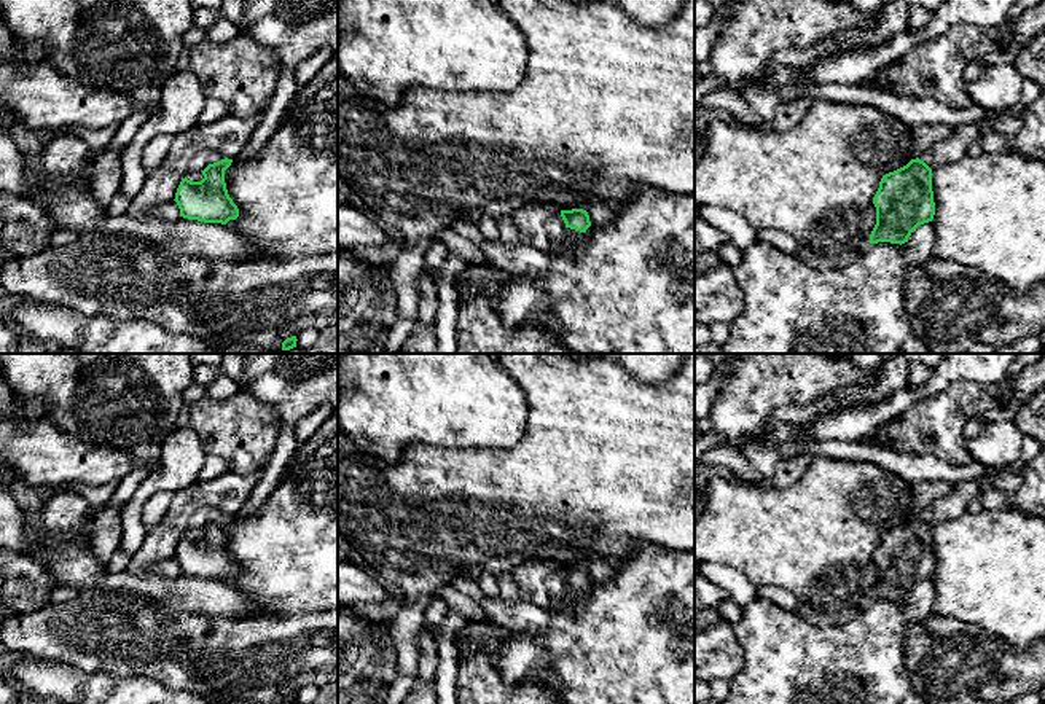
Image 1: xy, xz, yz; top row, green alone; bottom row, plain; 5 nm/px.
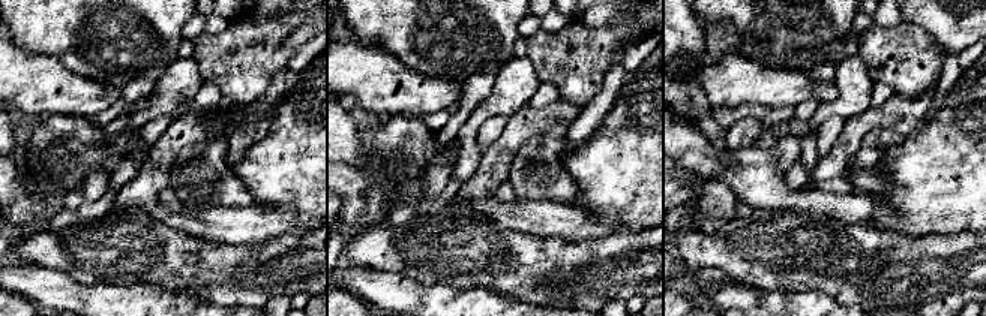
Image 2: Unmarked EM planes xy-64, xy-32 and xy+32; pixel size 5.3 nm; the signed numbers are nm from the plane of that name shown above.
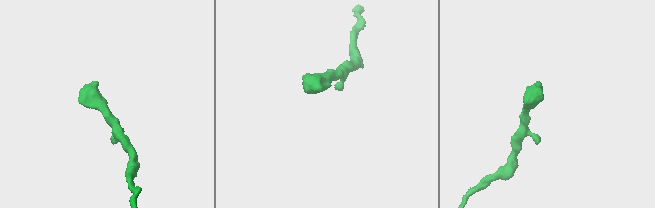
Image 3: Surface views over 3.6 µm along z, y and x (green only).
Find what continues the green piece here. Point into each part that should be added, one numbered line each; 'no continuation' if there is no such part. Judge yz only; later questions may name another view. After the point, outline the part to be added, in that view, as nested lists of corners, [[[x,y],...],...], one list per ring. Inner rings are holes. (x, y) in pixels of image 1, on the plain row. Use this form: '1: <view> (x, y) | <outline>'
1: yz (953, 505) | [[[980,476],[953,486],[951,492],[924,510],[924,519],[933,526],[938,521],[953,521],[965,513],[967,505],[984,489],[994,487],[989,476]]]

